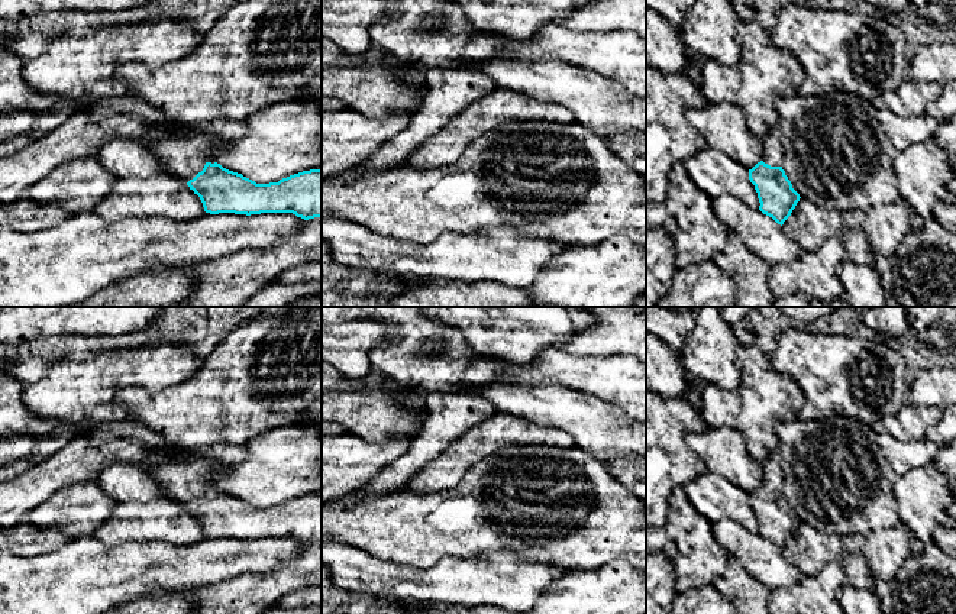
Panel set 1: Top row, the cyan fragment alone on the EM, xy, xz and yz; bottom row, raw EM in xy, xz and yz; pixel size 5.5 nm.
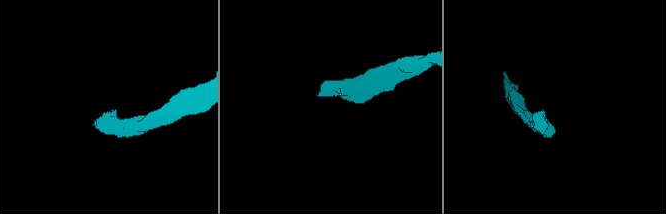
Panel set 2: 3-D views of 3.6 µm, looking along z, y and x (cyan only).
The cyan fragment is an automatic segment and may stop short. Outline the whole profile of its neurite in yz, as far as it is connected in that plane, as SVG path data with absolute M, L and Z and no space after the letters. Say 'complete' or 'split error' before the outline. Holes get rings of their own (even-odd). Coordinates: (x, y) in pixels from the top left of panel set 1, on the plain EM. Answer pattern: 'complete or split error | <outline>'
split error | M778 450L762 460L762 469L762 485L749 494L749 504L758 517L759 534L782 550L801 521L782 494L784 466Z

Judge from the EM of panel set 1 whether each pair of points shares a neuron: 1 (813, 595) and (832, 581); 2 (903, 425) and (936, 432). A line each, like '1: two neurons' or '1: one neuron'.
1: one neuron
2: two neurons

